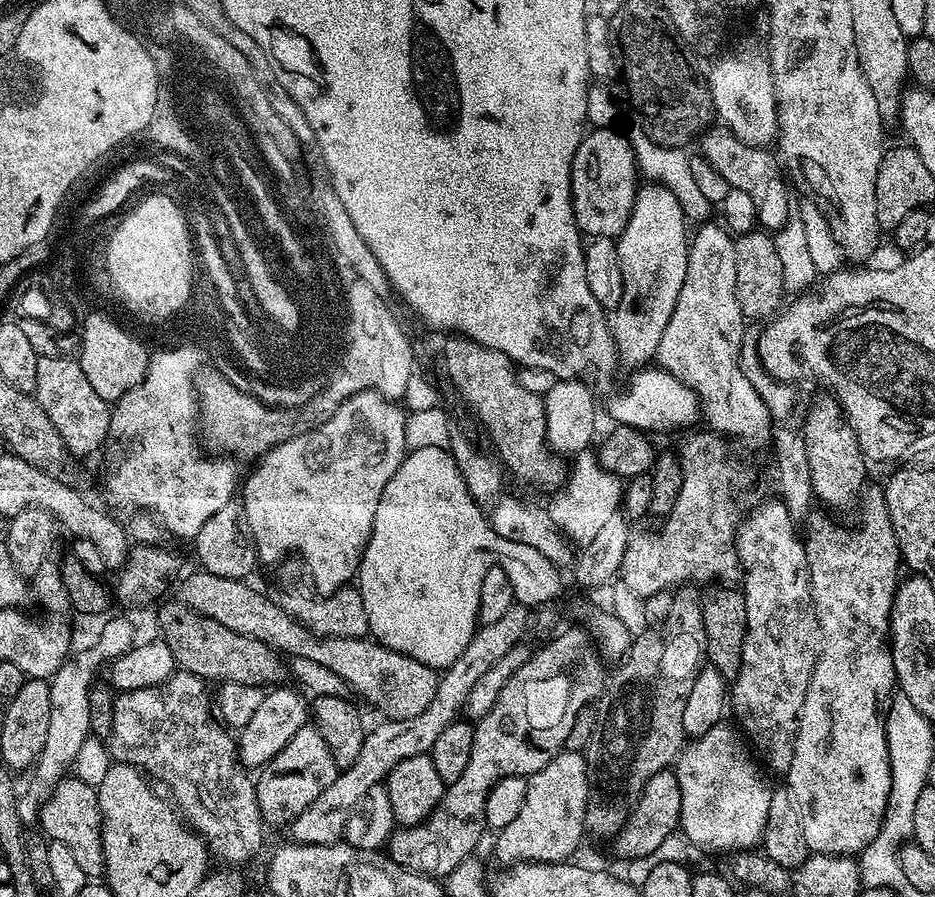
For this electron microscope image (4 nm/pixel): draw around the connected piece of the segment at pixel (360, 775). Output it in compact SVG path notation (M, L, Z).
M514 603L498 622L481 623L472 636L472 641L458 654L458 658L449 668L443 669L438 690L434 694L434 702L409 720L385 719L377 728L369 727L364 733L362 750L358 750L358 758L354 758L354 766L337 771L334 782L298 814L298 818L290 825L291 839L297 844L335 844L345 835L348 819L363 805L364 796L372 786L384 784L390 770L398 766L406 758L429 755L431 747L437 741L438 734L457 719L463 709L470 690L474 690L474 682L482 678L500 658L519 645L528 630L528 611L523 604Z

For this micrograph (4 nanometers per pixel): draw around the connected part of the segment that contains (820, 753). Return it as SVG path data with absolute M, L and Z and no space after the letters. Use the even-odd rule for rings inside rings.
M865 491L862 496L862 508L860 526L850 532L840 530L828 520L820 520L813 526L808 537L806 547L808 549L808 577L812 583L812 607L816 610L816 620L820 623L820 646L816 657L816 665L810 678L810 686L806 690L806 702L800 711L800 725L796 731L794 742L794 758L790 762L790 770L786 774L787 787L791 788L794 798L798 802L798 810L802 818L802 834L806 834L806 846L813 853L830 852L833 856L845 854L857 854L865 847L871 845L873 838L880 832L880 825L884 822L884 811L888 809L888 799L892 789L892 775L890 774L890 758L888 757L888 743L884 733L884 720L882 719L882 704L879 700L884 695L887 697L893 691L896 684L896 671L892 661L892 649L890 647L890 625L892 622L892 603L896 597L898 579L896 571L902 568L900 547L896 545L896 535L890 522L888 507L884 501L883 491Z

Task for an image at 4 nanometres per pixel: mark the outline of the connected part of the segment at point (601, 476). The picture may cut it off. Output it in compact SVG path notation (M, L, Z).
M595 451L580 453L574 459L572 471L565 480L563 489L557 489L551 496L546 509L552 522L571 542L583 546L593 540L609 517L618 511L623 499L624 482L619 476L604 472Z

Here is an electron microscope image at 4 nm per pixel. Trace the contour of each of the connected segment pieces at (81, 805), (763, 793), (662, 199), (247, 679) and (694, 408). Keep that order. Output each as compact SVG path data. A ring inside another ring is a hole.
M62 779L42 804L38 827L40 826L45 832L43 835L49 841L57 840L62 842L62 846L70 846L85 878L100 878L104 876L104 847L102 846L104 819L98 806L96 788L88 785L84 780L70 779Z
M721 722L706 734L685 743L680 755L676 757L674 771L682 792L679 831L685 841L689 845L697 844L700 848L709 848L712 852L735 854L755 849L763 841L766 814L770 814L770 798L773 789L768 788L763 774L756 769L757 761L754 759L753 753L746 747L741 733L735 727L727 728L726 725L727 723Z
M659 182L645 183L637 191L630 218L616 240L618 264L622 270L622 302L618 302L611 313L610 327L612 340L616 344L616 354L623 367L625 364L628 368L640 370L649 362L655 361L658 342L662 342L666 322L670 322L670 314L674 314L674 306L682 294L682 282L686 282L689 243L690 224L678 198L674 198L674 194L670 194L670 190Z
M173 602L158 608L156 616L159 635L170 648L177 665L185 672L200 676L205 682L216 680L226 684L276 686L286 676L285 661L276 649L262 640L229 630L222 626L222 622L214 622L214 618L206 618L193 608Z
M648 366L639 373L640 388L633 392L624 392L608 404L608 412L616 419L617 425L636 428L645 434L652 432L676 432L679 428L688 428L701 415L702 405L696 394L689 390L678 378L659 366Z

